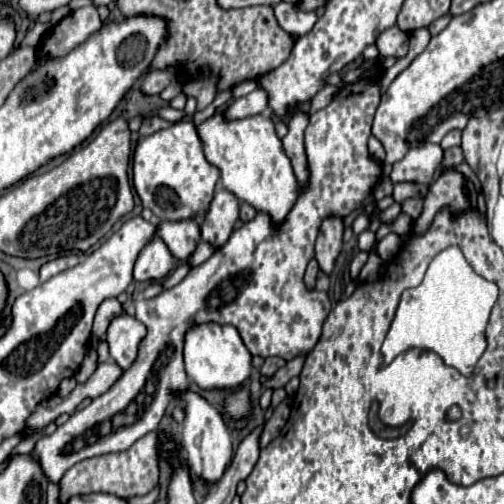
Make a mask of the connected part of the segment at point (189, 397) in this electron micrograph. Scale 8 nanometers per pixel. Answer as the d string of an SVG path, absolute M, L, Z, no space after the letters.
M186 390L180 394L180 398L186 402L186 420L184 420L184 428L182 428L182 450L186 452L190 472L198 480L202 480L206 486L214 486L222 478L222 474L232 458L230 428L224 424L220 410L216 410L212 404L208 404L202 396Z

